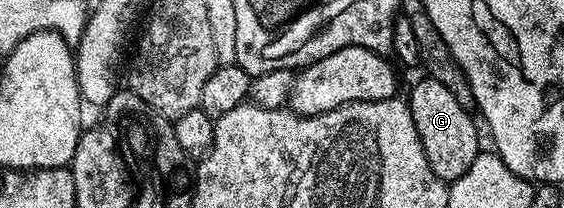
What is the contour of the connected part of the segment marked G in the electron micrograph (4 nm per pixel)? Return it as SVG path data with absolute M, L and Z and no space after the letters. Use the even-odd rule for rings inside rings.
M423 75L411 89L409 104L413 123L417 127L417 135L421 135L421 143L433 167L433 173L445 182L456 181L473 167L473 159L481 152L479 145L479 129L476 118L470 117L468 106L457 103L457 95L449 91L449 87L437 83L437 79Z

